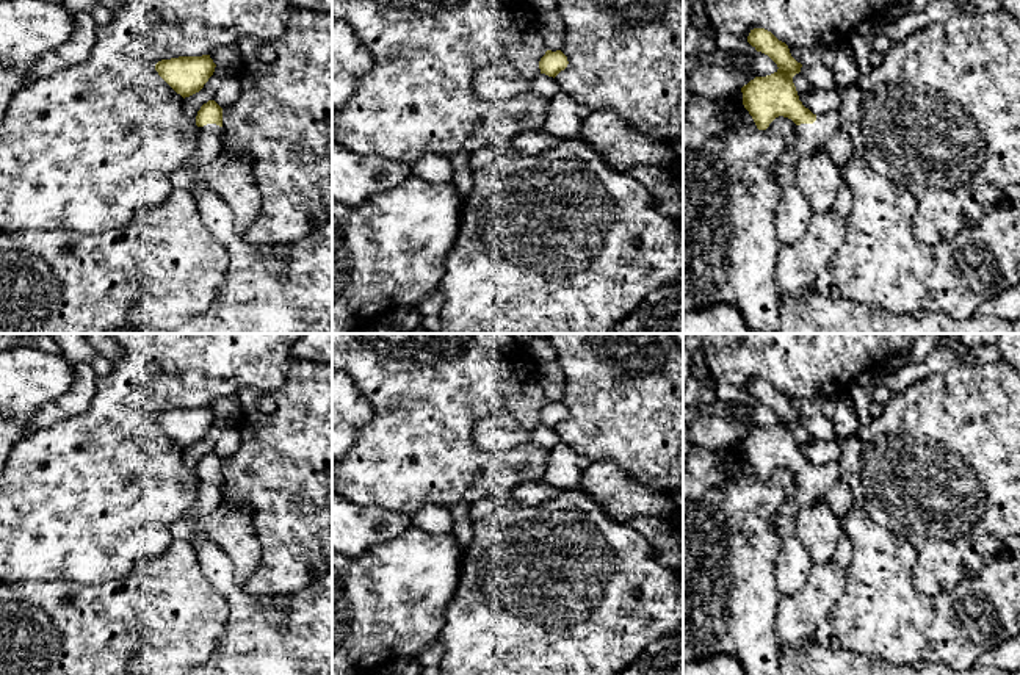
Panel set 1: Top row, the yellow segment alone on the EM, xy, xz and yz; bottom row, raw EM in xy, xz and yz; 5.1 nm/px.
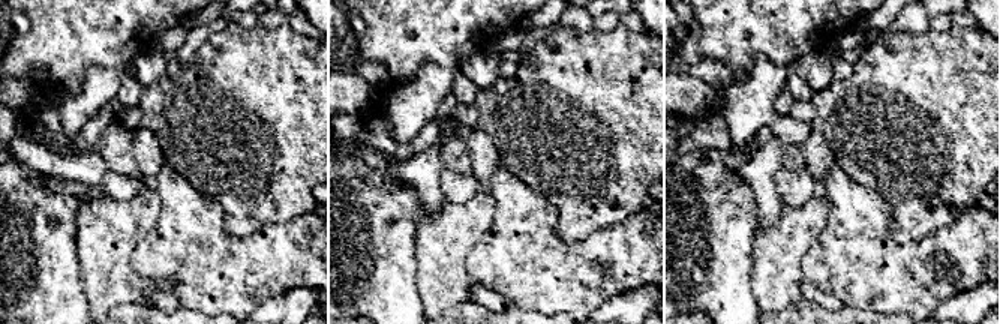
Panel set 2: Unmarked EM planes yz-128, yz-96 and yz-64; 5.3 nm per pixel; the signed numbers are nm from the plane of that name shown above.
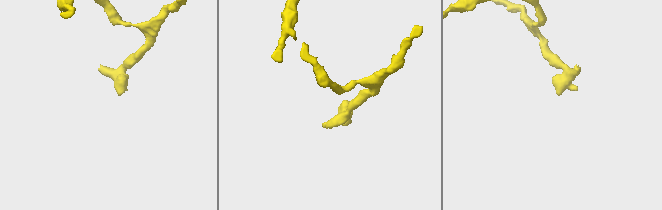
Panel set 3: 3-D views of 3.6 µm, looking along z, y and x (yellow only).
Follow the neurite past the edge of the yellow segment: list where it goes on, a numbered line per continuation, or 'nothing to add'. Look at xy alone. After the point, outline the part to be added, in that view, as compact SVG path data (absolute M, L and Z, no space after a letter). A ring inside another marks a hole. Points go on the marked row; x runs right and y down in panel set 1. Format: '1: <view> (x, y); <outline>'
1: xy (209, 140); M207 124L204 127L199 127L197 150L185 163L182 171L204 168L215 161L221 153L221 135L222 127L216 124Z

